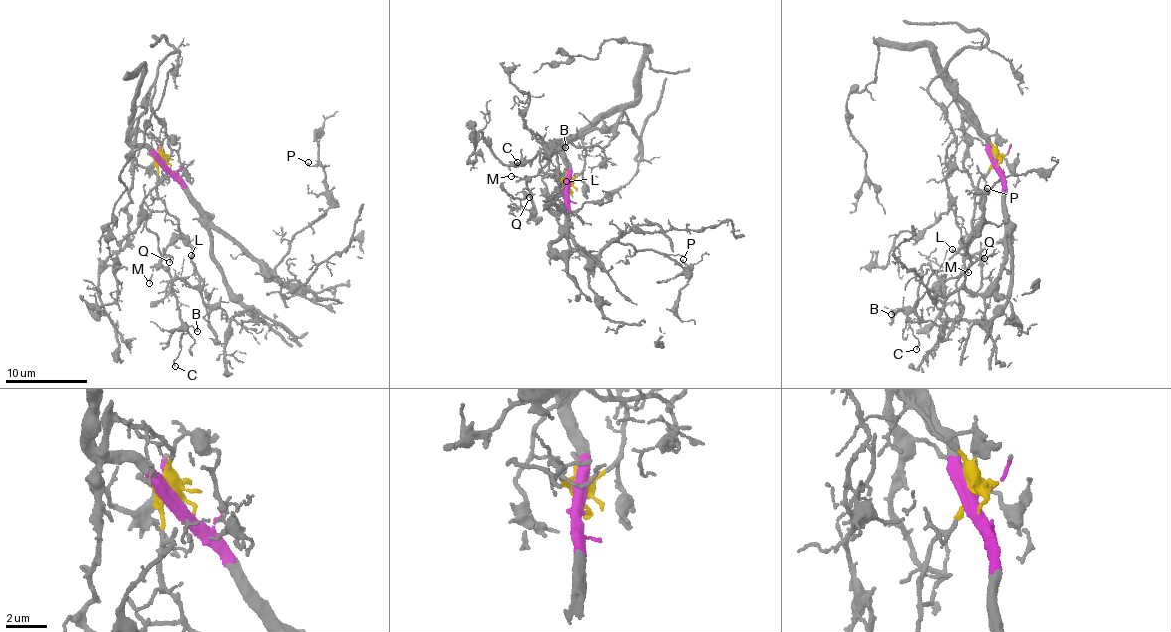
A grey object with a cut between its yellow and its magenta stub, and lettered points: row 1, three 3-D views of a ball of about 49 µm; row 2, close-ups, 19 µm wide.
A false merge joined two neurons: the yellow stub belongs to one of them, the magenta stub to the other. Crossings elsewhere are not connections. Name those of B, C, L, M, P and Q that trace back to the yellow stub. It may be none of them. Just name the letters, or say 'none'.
B, C, L, M, Q

